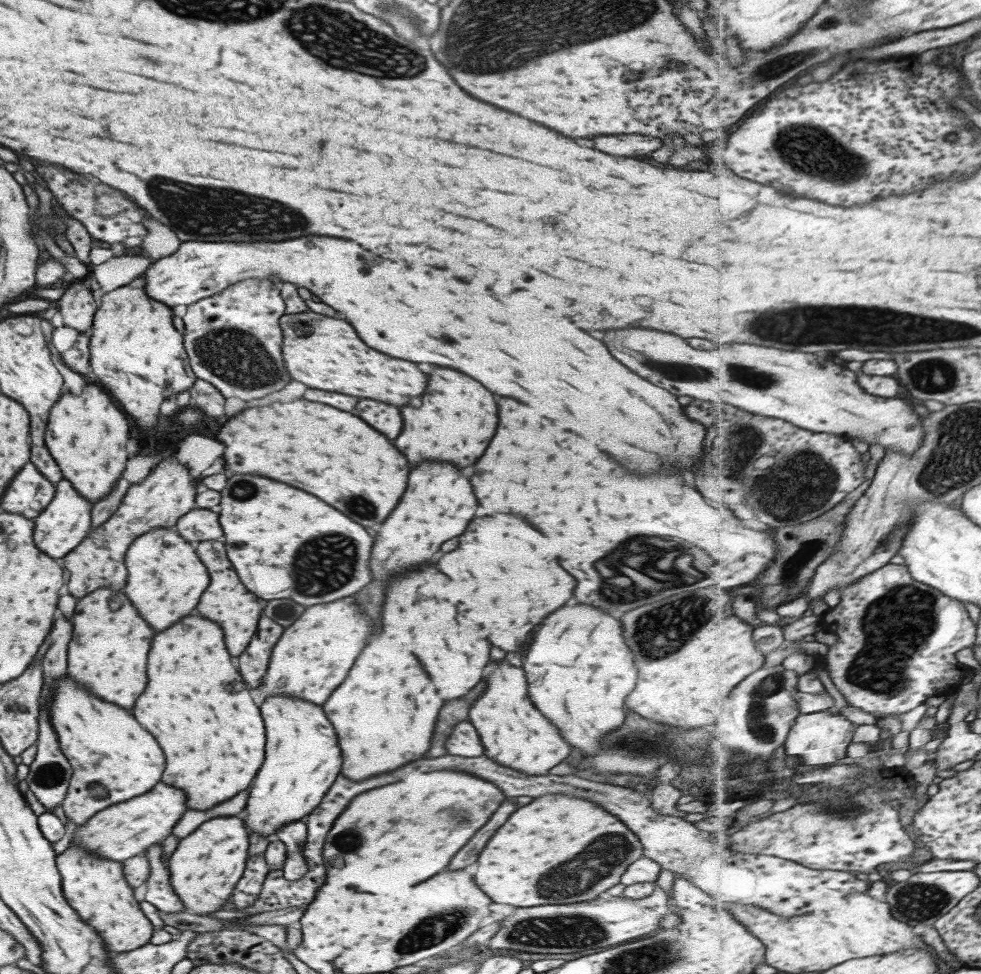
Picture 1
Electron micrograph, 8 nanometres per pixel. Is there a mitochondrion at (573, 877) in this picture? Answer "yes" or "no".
yes

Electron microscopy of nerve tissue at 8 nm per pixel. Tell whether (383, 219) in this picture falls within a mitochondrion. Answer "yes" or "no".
no

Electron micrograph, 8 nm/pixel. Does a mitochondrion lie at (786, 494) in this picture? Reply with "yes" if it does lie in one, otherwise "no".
yes

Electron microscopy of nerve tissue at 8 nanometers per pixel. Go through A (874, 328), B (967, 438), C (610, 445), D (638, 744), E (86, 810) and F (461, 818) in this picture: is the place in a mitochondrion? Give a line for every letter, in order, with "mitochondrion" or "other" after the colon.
A: mitochondrion
B: mitochondrion
C: other
D: mitochondrion
E: other
F: mitochondrion

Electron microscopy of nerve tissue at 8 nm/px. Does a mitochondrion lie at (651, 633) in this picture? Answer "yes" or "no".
yes

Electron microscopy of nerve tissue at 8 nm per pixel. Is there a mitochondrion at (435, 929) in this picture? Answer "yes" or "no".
yes

